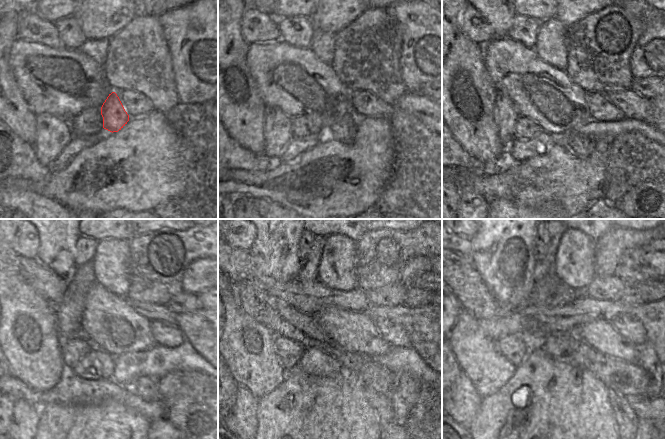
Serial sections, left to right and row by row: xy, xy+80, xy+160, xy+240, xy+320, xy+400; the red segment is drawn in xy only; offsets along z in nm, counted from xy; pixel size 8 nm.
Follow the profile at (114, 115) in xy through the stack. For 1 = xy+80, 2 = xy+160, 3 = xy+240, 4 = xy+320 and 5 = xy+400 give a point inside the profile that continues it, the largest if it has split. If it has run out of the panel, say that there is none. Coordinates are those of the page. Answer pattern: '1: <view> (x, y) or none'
1: xy+80 (344, 131)
2: xy+160 (578, 145)
3: xy+240 (146, 388)
4: xy+320 (378, 399)
5: xy+400 (625, 417)

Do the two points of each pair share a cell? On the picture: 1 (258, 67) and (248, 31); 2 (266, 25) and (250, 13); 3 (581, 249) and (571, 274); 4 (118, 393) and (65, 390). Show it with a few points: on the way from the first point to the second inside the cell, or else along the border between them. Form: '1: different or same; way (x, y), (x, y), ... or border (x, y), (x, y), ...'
1: different; border (274, 41), (249, 44)
2: same; way (262, 21), (254, 16)
3: same; way (576, 255), (575, 268)
4: same; way (105, 393), (92, 394), (90, 392), (78, 391)

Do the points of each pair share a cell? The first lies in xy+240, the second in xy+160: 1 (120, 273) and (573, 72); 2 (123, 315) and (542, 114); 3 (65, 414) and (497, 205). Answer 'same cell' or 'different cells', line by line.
1: different cells
2: same cell
3: same cell

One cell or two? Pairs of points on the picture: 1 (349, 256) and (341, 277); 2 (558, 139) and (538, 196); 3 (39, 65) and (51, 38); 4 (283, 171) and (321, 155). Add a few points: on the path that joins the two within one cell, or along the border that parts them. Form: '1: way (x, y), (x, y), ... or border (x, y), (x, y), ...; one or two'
1: way (344, 261), (341, 264), (341, 272); one
2: border (555, 144), (564, 148); two
3: border (24, 40), (41, 43), (50, 47), (64, 47); two
4: way (292, 168), (298, 168), (312, 160); one

